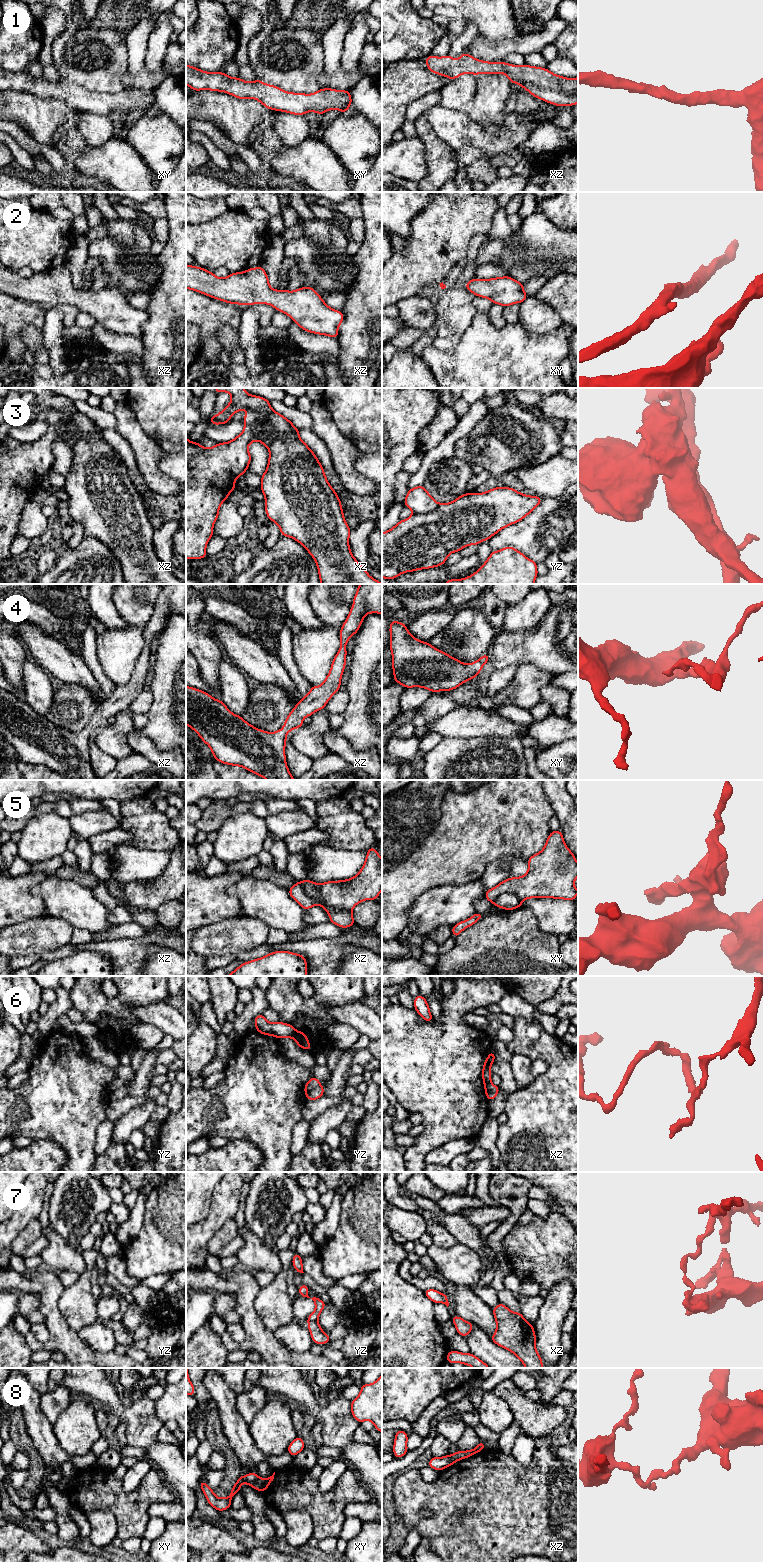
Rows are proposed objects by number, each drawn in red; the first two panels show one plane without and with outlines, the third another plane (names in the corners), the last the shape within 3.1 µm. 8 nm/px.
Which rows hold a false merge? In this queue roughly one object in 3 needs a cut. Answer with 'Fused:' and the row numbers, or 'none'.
Fused: 5, 6, 7, 8

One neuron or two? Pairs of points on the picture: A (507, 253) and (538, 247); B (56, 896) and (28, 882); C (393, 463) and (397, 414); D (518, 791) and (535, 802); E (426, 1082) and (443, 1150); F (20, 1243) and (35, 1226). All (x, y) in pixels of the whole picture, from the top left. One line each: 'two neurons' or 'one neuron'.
A: one neuron
B: two neurons
C: one neuron
D: one neuron
E: two neurons
F: one neuron

